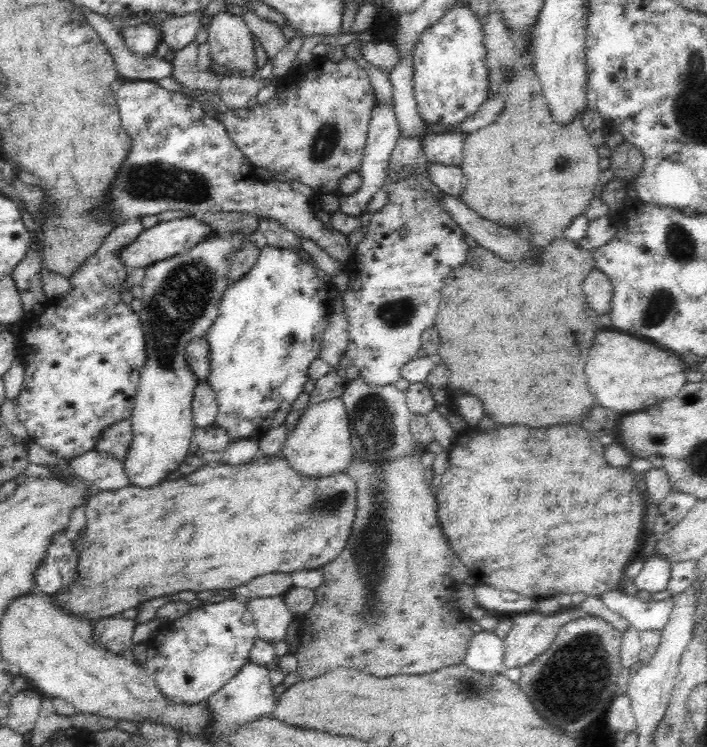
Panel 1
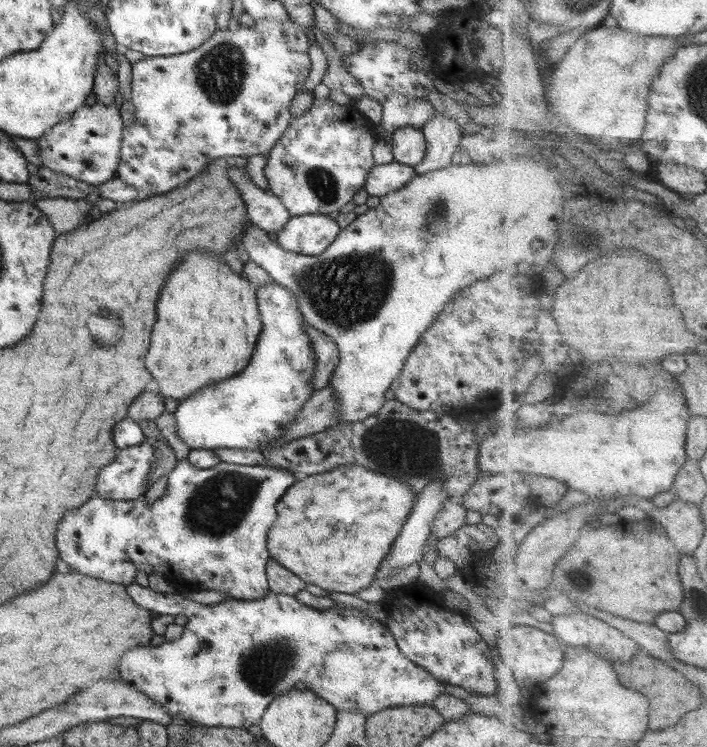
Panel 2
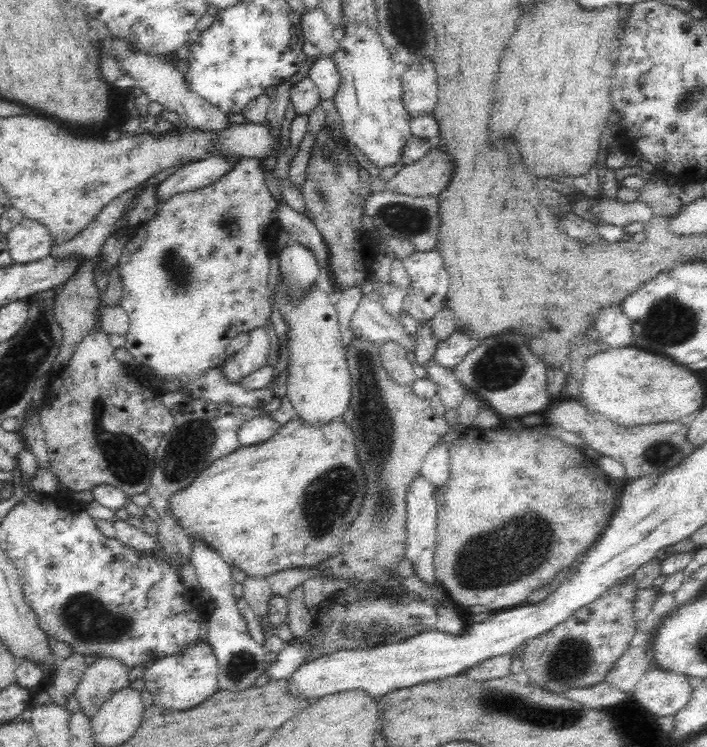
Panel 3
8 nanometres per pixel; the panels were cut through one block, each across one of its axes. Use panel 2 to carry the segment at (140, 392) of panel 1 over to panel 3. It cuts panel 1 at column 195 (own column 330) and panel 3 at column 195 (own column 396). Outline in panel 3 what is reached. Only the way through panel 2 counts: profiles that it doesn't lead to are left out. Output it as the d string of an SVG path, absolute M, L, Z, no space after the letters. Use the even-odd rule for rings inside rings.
M244 158L235 168L221 176L216 182L199 188L192 192L176 194L157 205L156 214L135 228L135 233L128 240L121 251L117 264L120 269L120 279L123 282L121 307L128 313L130 322L128 334L125 334L125 348L133 356L135 362L140 364L147 373L163 382L174 382L180 379L195 379L214 365L220 365L227 358L225 348L230 340L241 332L250 332L261 326L264 328L270 322L272 316L272 302L270 302L270 290L268 289L268 275L270 274L270 258L273 255L276 236L282 226L276 219L277 201L264 183L264 173L261 170L259 159Z

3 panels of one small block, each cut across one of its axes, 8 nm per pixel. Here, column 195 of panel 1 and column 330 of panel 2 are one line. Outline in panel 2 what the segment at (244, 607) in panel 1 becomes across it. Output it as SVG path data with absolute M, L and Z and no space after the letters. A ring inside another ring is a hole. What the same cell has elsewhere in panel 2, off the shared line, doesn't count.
M135 582L126 585L126 592L138 607L160 615L181 614L186 616L188 623L177 640L124 652L118 659L119 679L160 702L171 717L178 716L197 726L248 729L252 724L259 724L272 699L299 686L326 699L337 711L360 712L367 716L392 706L431 705L446 692L446 684L435 680L420 665L402 655L396 640L383 624L354 608L336 606L319 611L292 595L274 591L269 591L260 600L226 598L211 605L194 602L182 596L180 590L164 594Z

